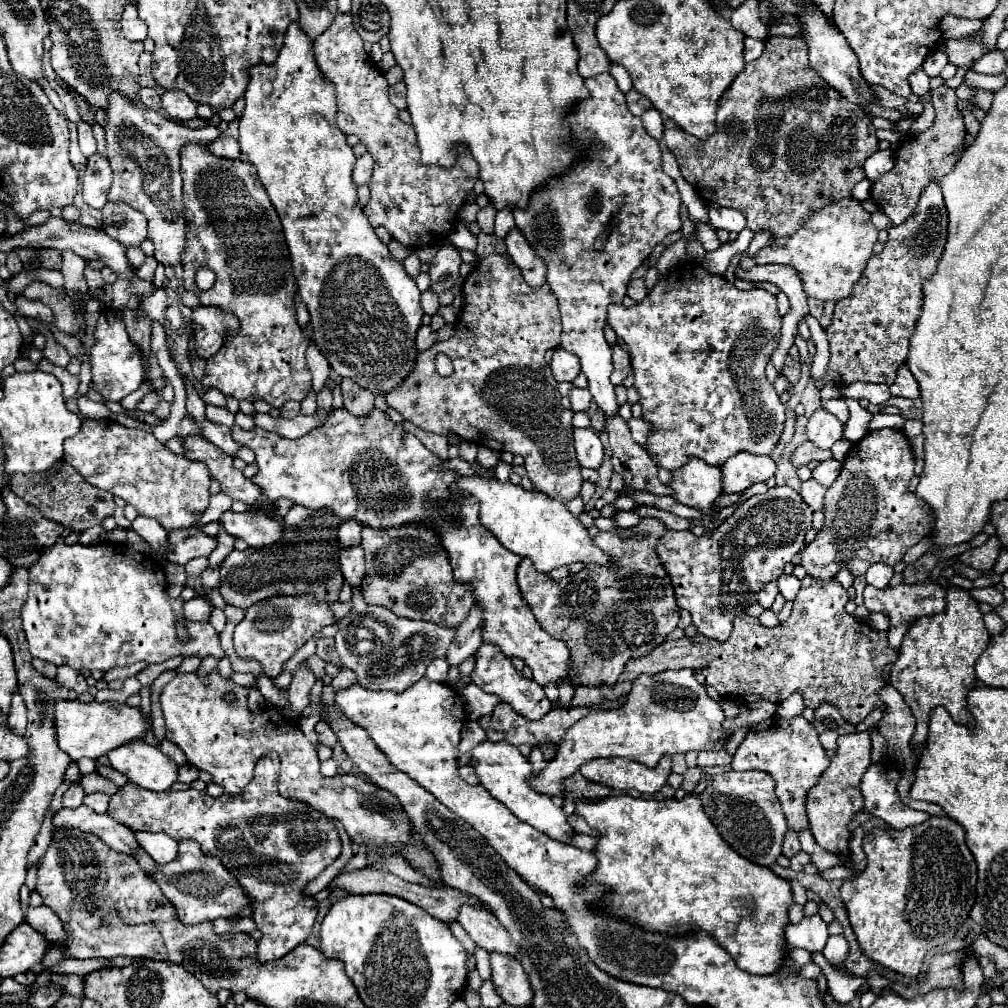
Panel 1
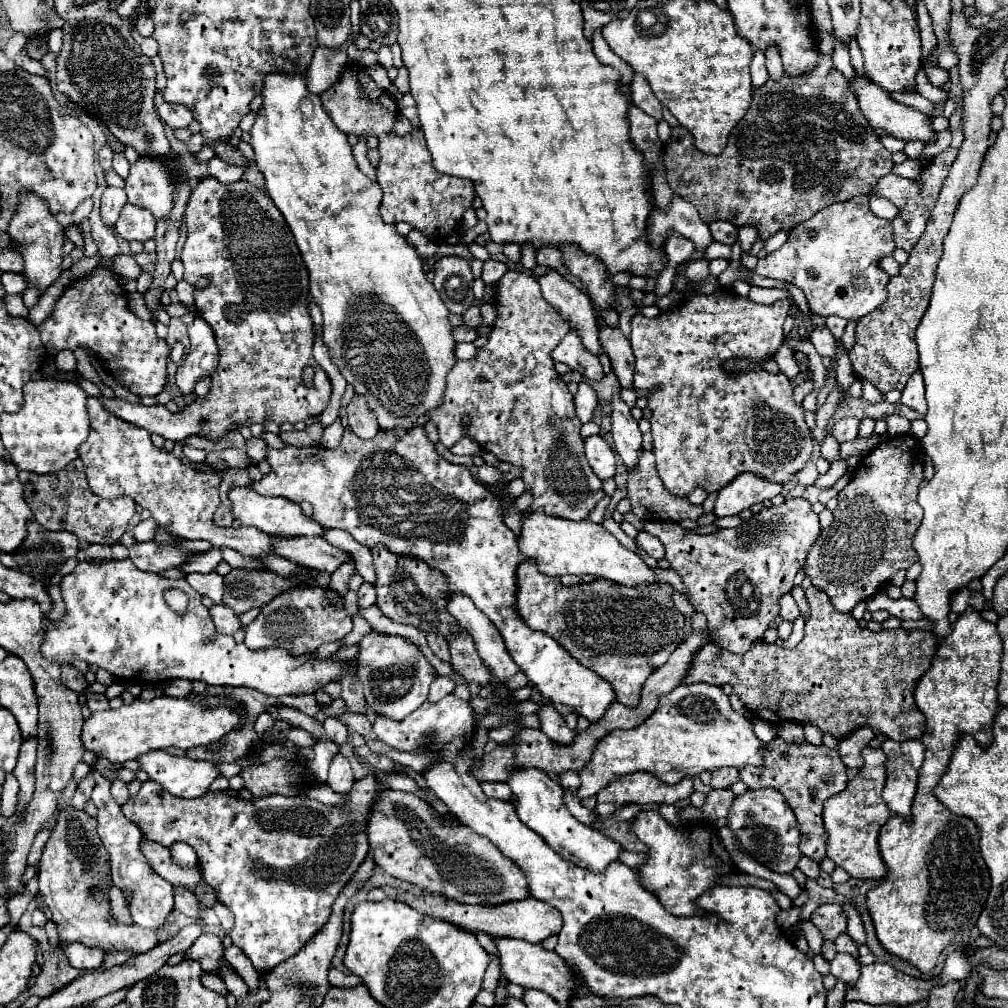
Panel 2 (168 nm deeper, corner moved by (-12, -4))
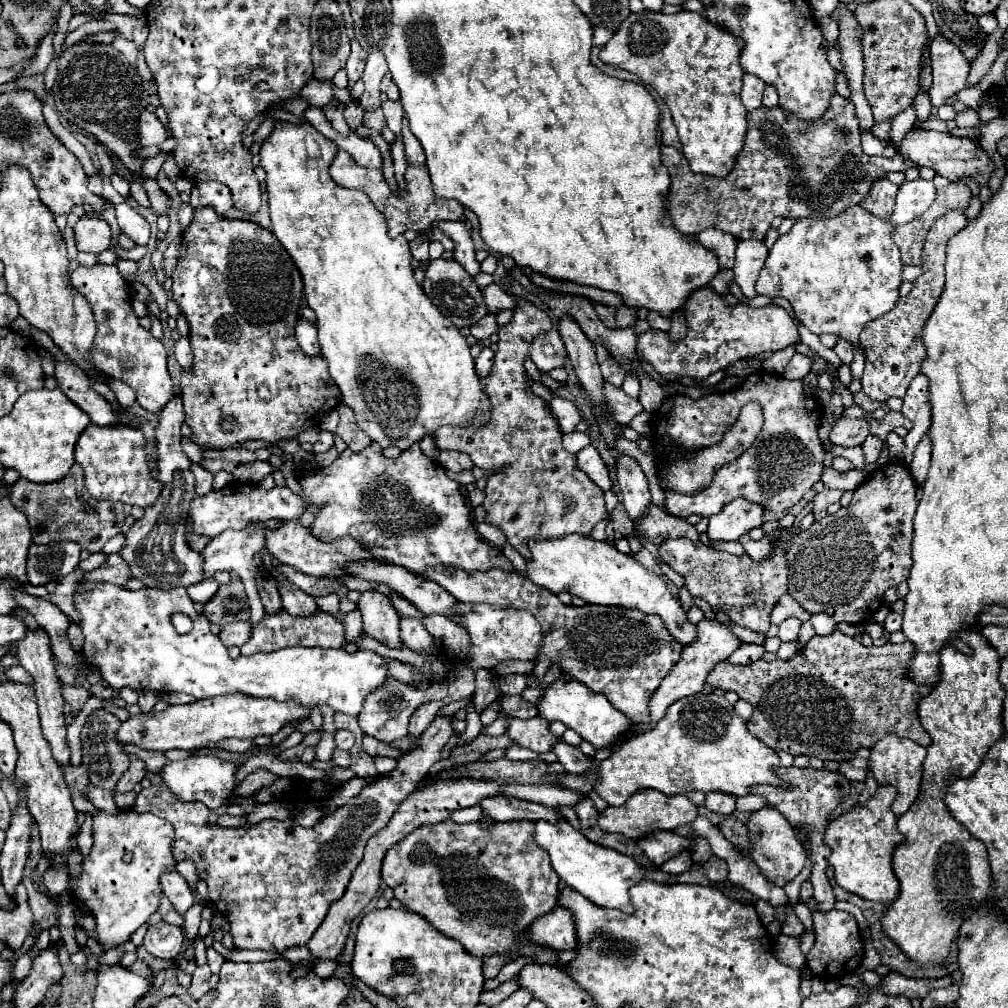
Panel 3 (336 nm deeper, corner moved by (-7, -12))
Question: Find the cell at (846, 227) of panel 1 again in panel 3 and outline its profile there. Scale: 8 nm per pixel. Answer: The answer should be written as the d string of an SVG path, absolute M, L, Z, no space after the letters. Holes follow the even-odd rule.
M852 206L846 208L842 214L826 220L798 220L792 230L776 240L772 250L768 252L768 258L764 262L764 268L756 280L756 292L766 296L782 296L786 298L798 320L812 332L812 334L824 334L834 332L840 334L844 340L848 340L856 350L856 360L850 364L852 376L860 378L864 370L864 356L858 350L858 336L862 328L880 318L882 314L890 312L894 304L900 298L900 284L902 284L902 260L900 260L900 248L892 242L892 226L886 218L878 218L866 208Z

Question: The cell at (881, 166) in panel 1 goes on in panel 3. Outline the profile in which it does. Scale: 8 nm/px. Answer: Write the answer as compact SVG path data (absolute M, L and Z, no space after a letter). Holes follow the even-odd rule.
M922 178L914 182L904 182L896 198L894 214L888 220L894 228L906 224L924 214L934 204L934 200L936 200L936 188L932 182L926 182Z

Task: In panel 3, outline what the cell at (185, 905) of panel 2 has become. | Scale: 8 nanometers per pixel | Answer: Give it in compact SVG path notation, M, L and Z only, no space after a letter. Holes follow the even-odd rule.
M196 940L196 972L192 974L192 984L188 988L190 996L194 1000L200 1000L208 990L210 990L210 984L208 984L208 978L210 978L210 968L206 964L206 946L202 940Z

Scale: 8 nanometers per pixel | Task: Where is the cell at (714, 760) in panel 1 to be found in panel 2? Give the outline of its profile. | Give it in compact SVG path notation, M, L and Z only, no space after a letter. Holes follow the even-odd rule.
M717 768L717 772L713 772L713 788L729 788L733 782L739 780L739 770L737 768Z

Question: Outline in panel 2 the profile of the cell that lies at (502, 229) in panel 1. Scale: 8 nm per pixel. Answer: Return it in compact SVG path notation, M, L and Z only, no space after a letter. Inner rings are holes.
M533 244L531 246L521 246L521 264L527 268L527 270L533 270L535 266L537 266L537 262L535 262L535 254L537 254L537 250L539 248L533 248Z

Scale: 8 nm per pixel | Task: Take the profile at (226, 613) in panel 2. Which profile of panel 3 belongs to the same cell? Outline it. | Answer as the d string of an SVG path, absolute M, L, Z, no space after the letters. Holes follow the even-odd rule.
M236 622L236 624L228 624L228 626L222 628L220 640L226 646L242 646L242 644L246 644L250 634L252 634L252 624L250 622Z

